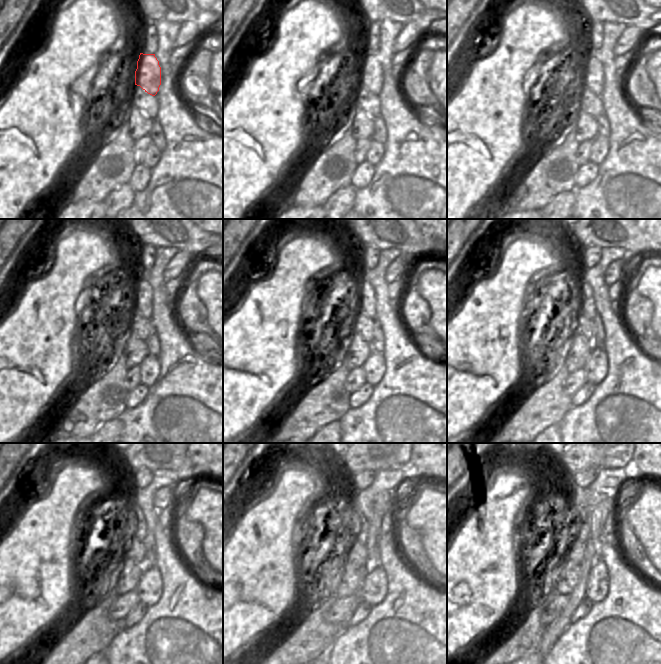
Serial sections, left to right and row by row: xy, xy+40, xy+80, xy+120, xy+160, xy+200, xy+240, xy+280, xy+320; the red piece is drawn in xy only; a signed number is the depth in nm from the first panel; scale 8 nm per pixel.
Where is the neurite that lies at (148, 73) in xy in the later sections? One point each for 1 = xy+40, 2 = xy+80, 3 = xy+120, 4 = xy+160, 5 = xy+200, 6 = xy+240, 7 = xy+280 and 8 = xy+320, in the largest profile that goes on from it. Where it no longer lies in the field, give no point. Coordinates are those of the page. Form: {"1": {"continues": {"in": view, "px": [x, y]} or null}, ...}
{"1": {"continues": {"in": "xy+40", "px": [371, 77]}}, "2": {"continues": {"in": "xy+80", "px": [592, 71]}}, "3": {"continues": {"in": "xy+120", "px": [143, 293]}}, "4": {"continues": {"in": "xy+160", "px": [366, 303]}}, "5": {"continues": {"in": "xy+200", "px": [588, 310]}}, "6": {"continues": {"in": "xy+240", "px": [140, 528]}}, "7": {"continues": {"in": "xy+280", "px": [359, 517]}}, "8": {"continues": {"in": "xy+320", "px": [575, 514]}}}

